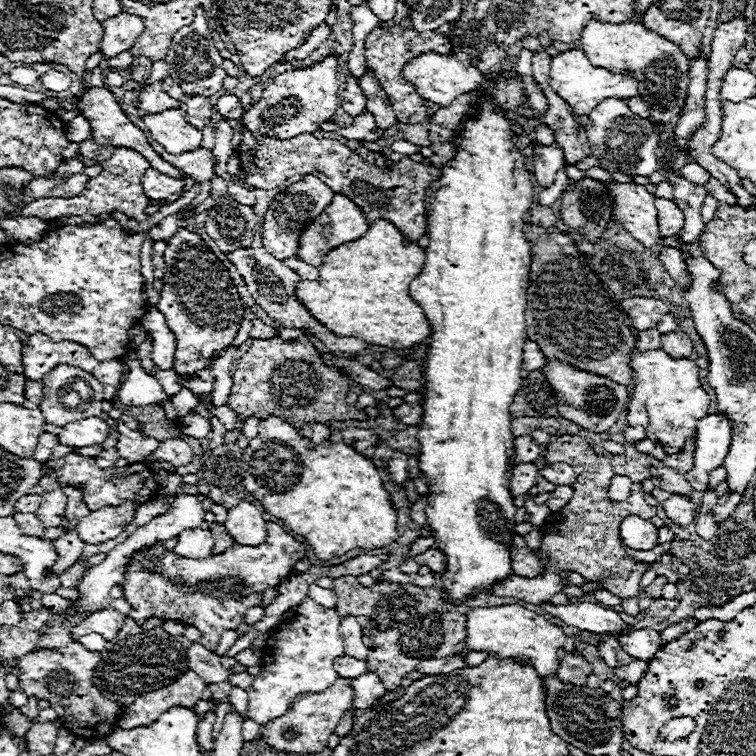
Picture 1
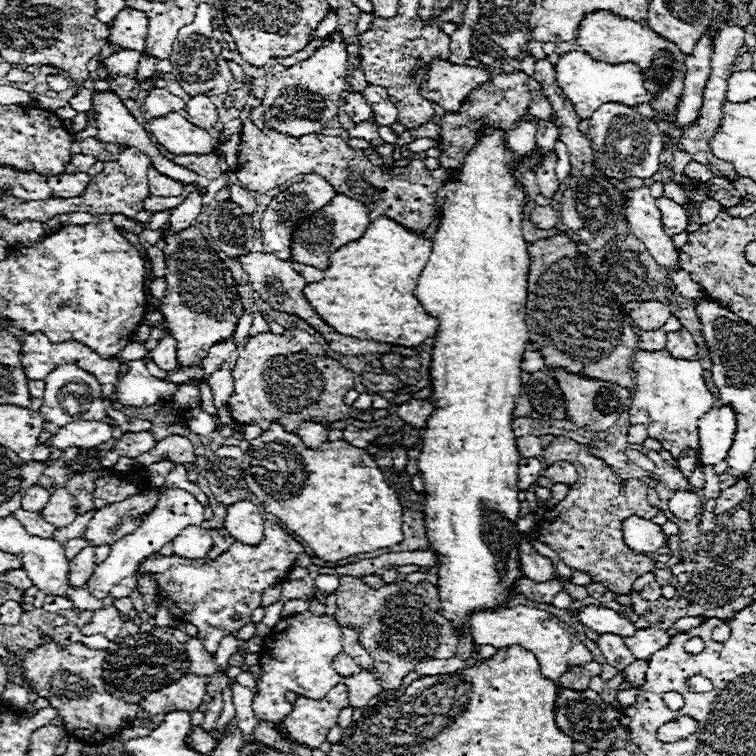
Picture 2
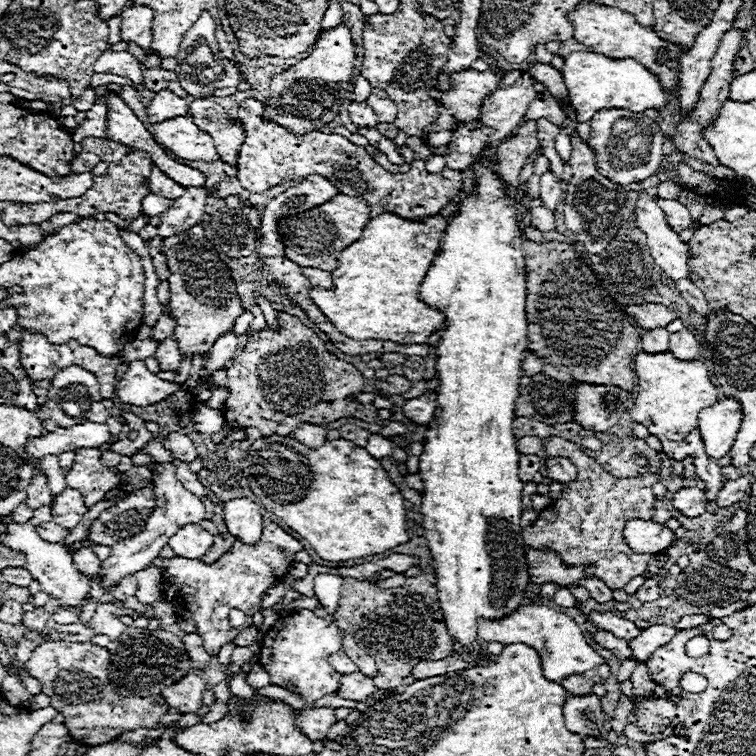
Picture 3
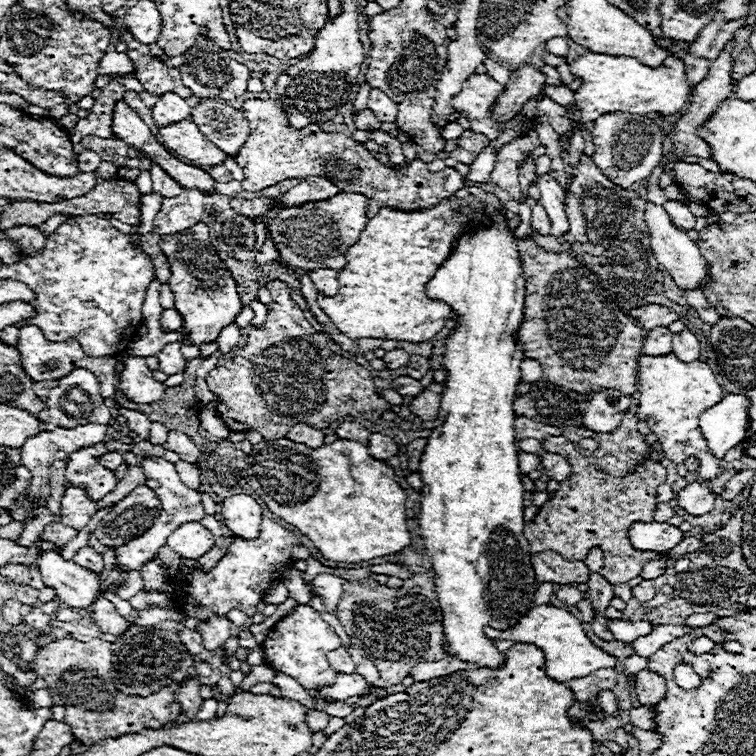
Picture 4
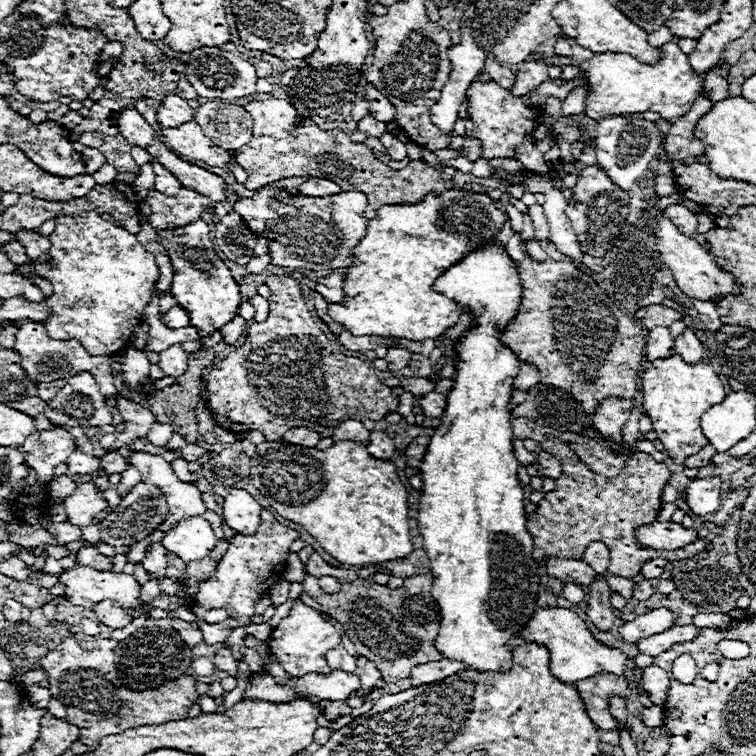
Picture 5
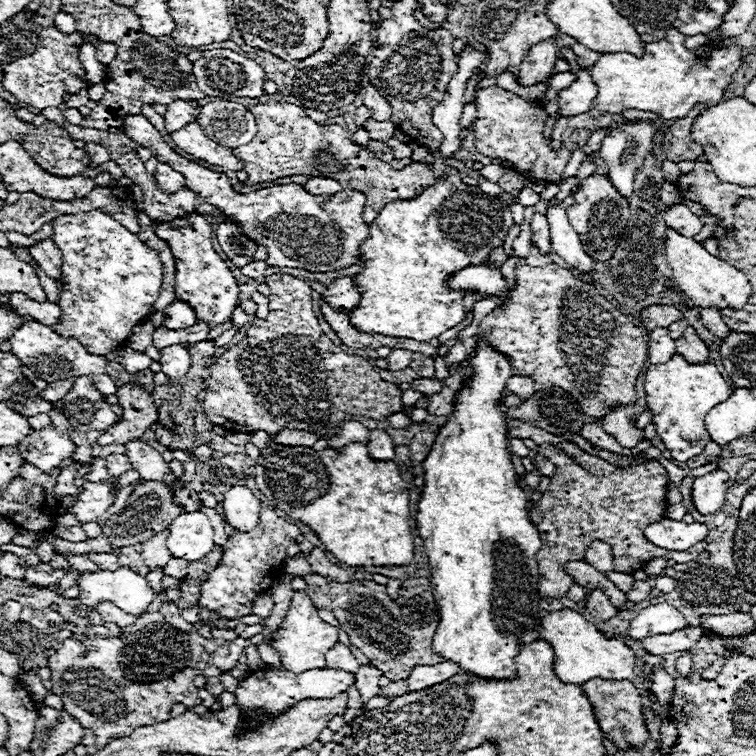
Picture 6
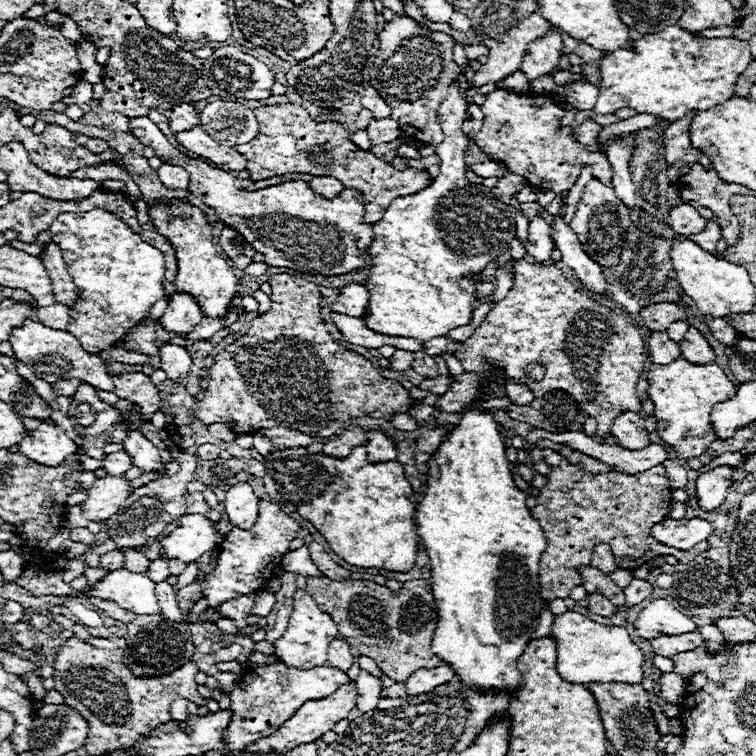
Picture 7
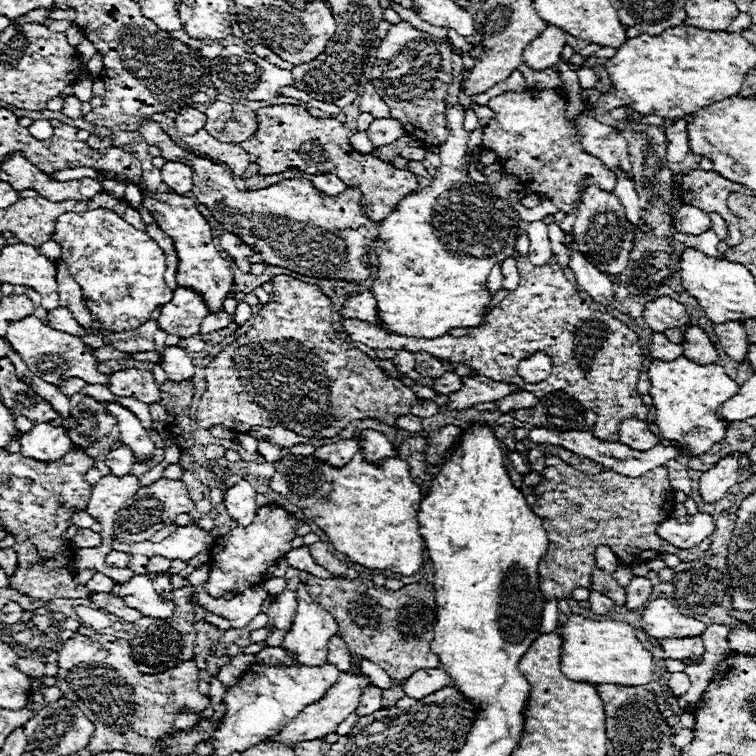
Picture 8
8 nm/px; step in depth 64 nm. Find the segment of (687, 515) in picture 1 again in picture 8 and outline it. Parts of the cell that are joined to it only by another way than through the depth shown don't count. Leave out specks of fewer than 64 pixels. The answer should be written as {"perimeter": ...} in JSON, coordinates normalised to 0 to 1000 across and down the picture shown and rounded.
{"perimeter":[[[976,598],[955,606],[944,619],[934,622],[926,632],[926,656],[934,667],[944,667],[960,656],[960,648],[976,638]]]}

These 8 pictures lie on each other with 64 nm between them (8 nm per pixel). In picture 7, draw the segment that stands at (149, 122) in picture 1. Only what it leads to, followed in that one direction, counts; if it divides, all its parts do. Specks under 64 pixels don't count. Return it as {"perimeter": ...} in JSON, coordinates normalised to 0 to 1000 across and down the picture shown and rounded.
{"perimeter":[[[257,167],[251,172],[235,175],[233,177],[233,188],[246,196],[249,201],[254,201],[262,209],[270,209],[280,217],[288,220],[299,220],[302,225],[317,228],[325,225],[325,209],[320,204],[315,204],[310,196],[304,193],[294,193],[286,185],[280,185],[265,167]]]}

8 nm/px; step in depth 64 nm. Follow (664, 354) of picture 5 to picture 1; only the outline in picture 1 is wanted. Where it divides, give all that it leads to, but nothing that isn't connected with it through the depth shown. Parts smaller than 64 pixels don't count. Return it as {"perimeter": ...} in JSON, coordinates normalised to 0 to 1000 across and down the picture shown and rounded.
{"perimeter":[[[868,434],[844,439],[841,463],[870,463],[873,460],[873,447],[876,447],[876,442]]]}

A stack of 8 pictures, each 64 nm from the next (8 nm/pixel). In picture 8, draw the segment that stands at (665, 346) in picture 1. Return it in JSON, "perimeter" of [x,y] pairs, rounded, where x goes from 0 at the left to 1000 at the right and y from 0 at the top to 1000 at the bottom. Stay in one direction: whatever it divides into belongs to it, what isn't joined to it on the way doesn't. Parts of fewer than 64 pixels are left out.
{"perimeter":[[[913,431],[905,439],[902,463],[905,463],[902,471],[913,474],[915,479],[947,479],[950,476],[950,466],[942,458],[937,442],[923,431]]]}

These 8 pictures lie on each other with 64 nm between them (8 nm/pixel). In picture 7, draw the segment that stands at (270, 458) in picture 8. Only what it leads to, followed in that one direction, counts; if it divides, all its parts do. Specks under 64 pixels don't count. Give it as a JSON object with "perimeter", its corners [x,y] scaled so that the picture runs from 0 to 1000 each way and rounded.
{"perimeter":[[[336,574],[336,593],[339,593],[347,603],[354,603],[354,601],[362,595],[360,585],[357,585],[349,574]]]}

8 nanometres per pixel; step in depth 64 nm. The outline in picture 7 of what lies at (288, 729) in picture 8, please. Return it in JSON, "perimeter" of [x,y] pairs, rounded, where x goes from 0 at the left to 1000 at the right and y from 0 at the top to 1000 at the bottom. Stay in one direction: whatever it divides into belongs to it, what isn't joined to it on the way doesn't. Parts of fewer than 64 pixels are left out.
{"perimeter":[[[463,902],[463,905],[452,907],[447,915],[437,918],[437,921],[431,921],[431,923],[426,923],[426,926],[402,929],[402,931],[386,944],[386,950],[381,950],[362,971],[352,974],[352,976],[344,976],[344,979],[339,979],[336,984],[325,987],[325,989],[320,992],[320,997],[354,997],[354,995],[378,997],[378,995],[384,995],[386,989],[392,989],[392,987],[397,987],[397,984],[413,984],[413,981],[418,981],[421,976],[426,976],[429,968],[439,966],[439,960],[442,960],[447,952],[458,950],[458,947],[463,944],[463,939],[468,937],[468,931],[471,931],[471,907],[468,907],[468,902]]]}

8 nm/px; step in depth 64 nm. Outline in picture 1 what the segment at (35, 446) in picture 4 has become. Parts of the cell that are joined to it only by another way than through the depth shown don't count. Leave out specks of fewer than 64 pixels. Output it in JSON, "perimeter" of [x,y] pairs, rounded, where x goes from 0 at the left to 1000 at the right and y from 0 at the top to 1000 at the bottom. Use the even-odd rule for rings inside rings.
{"perimeter":[[[119,550],[95,561],[87,561],[82,566],[82,574],[77,574],[77,585],[87,587],[87,590],[124,590],[124,587],[135,587],[143,577],[143,561],[130,553],[130,550]],[[34,653],[34,656],[29,656],[29,659],[21,664],[19,677],[29,677],[29,680],[34,680],[34,677],[48,677],[50,669],[53,669],[53,656],[50,656],[50,653]]]}

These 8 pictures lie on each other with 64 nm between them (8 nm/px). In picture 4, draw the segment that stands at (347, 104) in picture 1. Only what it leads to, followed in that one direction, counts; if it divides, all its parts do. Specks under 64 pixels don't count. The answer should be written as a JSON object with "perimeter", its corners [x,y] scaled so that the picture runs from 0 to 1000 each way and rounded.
{"perimeter":[[[492,146],[471,148],[471,151],[468,151],[468,164],[471,164],[474,172],[484,172],[484,175],[489,175],[489,172],[500,172],[500,169],[503,169],[503,161],[497,159],[497,153],[495,153]]]}

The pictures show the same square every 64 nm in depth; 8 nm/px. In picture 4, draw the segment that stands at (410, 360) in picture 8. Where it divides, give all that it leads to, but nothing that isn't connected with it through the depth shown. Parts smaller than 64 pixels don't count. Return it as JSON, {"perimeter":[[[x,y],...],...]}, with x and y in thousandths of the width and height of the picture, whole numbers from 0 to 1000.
{"perimeter":[[[516,463],[516,466],[508,468],[505,476],[511,479],[511,487],[513,487],[513,489],[524,489],[524,487],[537,484],[540,474],[542,474],[542,468],[534,466],[534,463]]]}

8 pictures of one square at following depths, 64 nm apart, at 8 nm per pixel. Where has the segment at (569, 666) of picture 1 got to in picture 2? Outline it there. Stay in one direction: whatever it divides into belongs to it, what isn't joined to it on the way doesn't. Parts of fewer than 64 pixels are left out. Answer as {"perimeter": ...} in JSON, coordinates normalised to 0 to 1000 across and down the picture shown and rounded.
{"perimeter":[[[778,876],[772,881],[754,881],[741,897],[738,905],[741,907],[754,907],[759,913],[775,913],[778,902],[783,894],[791,894],[796,889],[791,876]]]}

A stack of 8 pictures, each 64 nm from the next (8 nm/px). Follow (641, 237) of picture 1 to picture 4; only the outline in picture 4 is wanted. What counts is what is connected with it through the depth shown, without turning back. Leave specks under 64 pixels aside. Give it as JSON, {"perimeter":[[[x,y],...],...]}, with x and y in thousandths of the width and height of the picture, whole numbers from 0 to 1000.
{"perimeter":[[[854,267],[852,288],[854,288],[857,307],[860,307],[860,328],[865,331],[865,339],[873,347],[873,352],[892,368],[892,373],[897,373],[899,381],[923,381],[926,370],[934,365],[934,357],[931,357],[931,341],[921,320],[915,320],[905,307],[892,302],[892,296],[886,294],[876,272]]]}

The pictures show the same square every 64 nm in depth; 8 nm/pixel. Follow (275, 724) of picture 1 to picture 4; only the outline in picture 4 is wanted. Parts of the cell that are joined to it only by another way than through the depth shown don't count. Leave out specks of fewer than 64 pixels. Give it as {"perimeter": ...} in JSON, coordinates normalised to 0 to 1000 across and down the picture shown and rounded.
{"perimeter":[[[410,939],[405,944],[405,958],[407,958],[407,963],[410,963],[413,971],[431,966],[435,952],[437,947],[431,942],[426,942],[426,939]]]}

